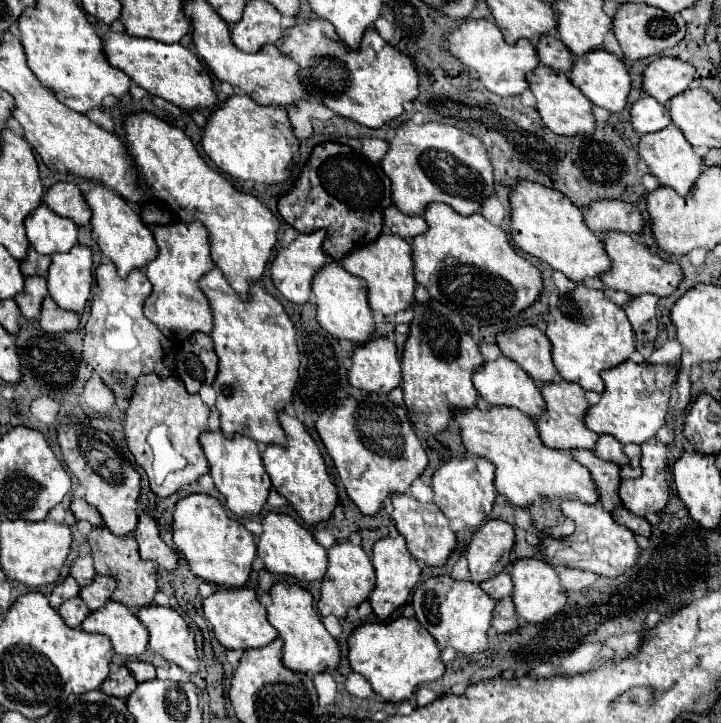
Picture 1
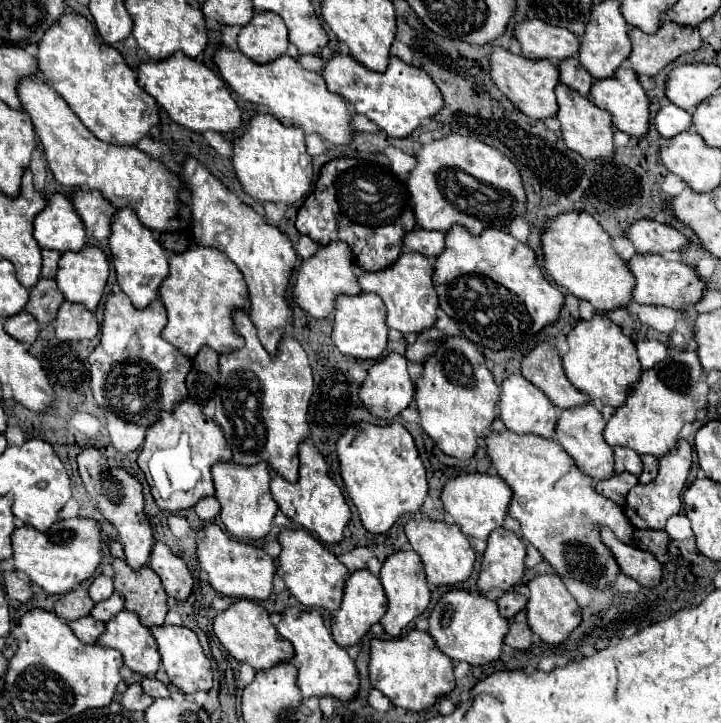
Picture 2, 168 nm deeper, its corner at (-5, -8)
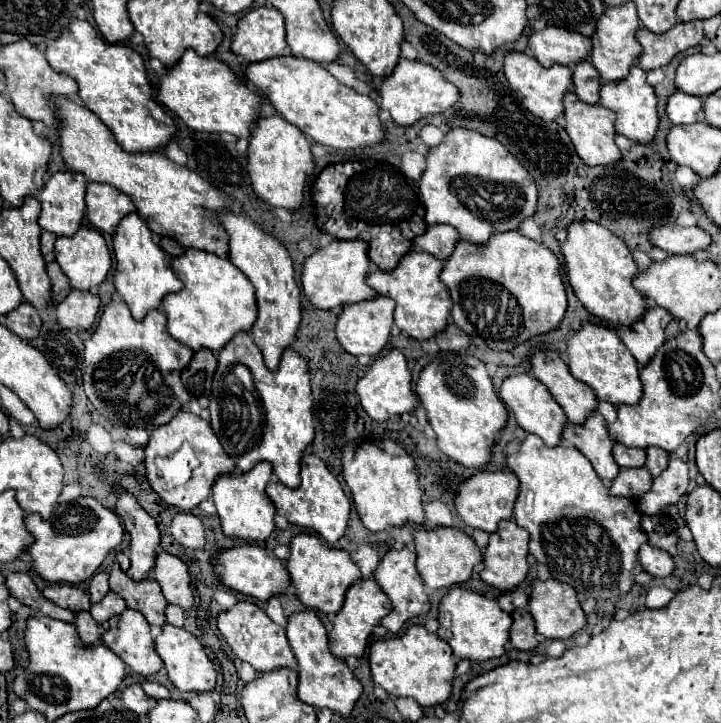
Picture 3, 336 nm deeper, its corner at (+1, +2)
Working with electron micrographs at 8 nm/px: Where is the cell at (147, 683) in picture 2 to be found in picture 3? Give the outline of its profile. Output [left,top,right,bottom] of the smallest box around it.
[140,680,170,700]

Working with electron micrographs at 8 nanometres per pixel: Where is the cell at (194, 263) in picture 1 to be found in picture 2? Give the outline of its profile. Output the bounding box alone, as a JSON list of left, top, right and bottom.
[160,246,250,358]

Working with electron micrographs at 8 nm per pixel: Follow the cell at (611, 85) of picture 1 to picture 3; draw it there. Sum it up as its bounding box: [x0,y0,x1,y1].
[600,66,658,142]

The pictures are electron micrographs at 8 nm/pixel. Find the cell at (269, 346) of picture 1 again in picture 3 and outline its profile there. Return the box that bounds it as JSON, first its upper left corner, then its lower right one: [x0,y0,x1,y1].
[210,332,314,488]

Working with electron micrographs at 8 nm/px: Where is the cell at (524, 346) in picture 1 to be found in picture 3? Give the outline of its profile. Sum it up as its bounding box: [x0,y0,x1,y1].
[530,350,598,424]

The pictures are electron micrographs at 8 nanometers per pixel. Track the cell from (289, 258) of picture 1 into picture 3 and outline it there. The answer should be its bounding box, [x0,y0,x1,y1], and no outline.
[302,240,376,310]

